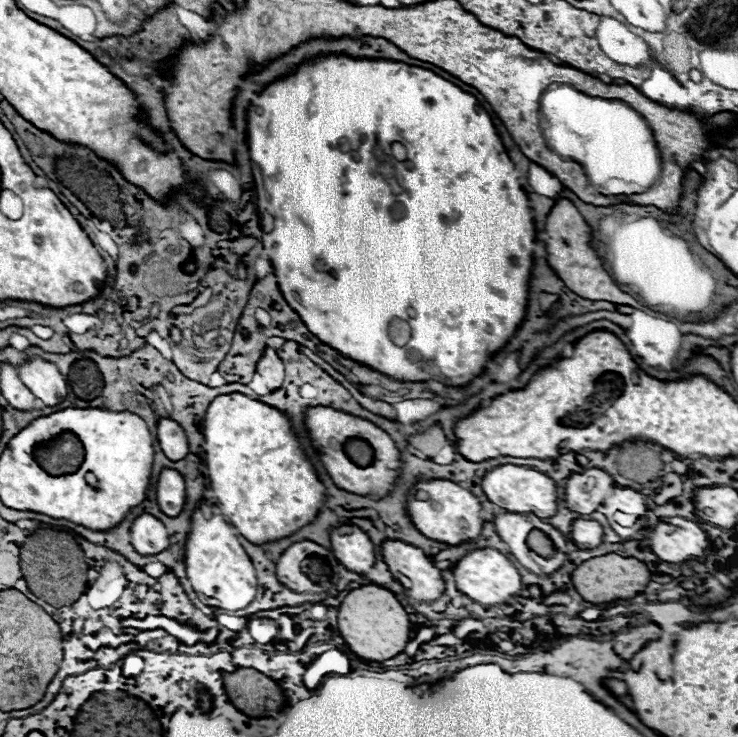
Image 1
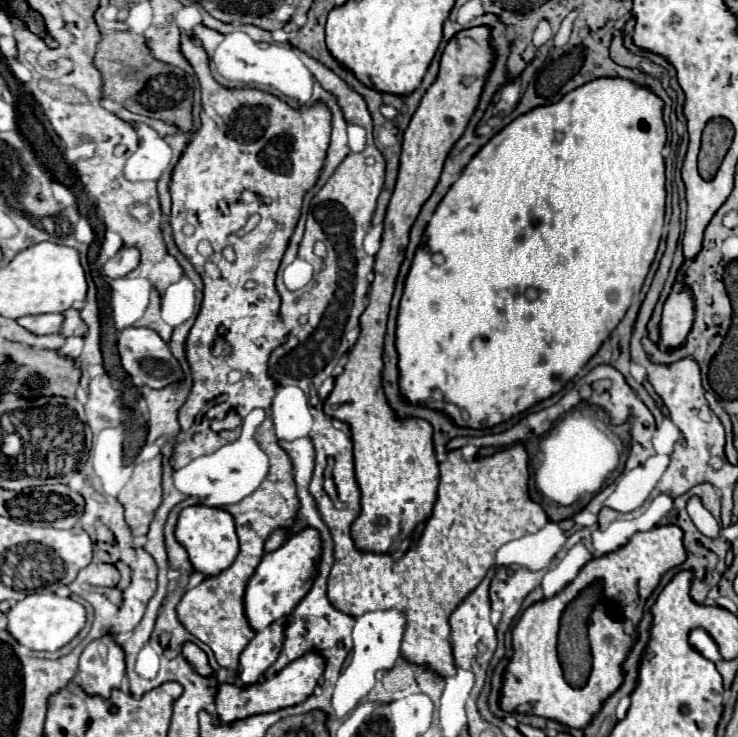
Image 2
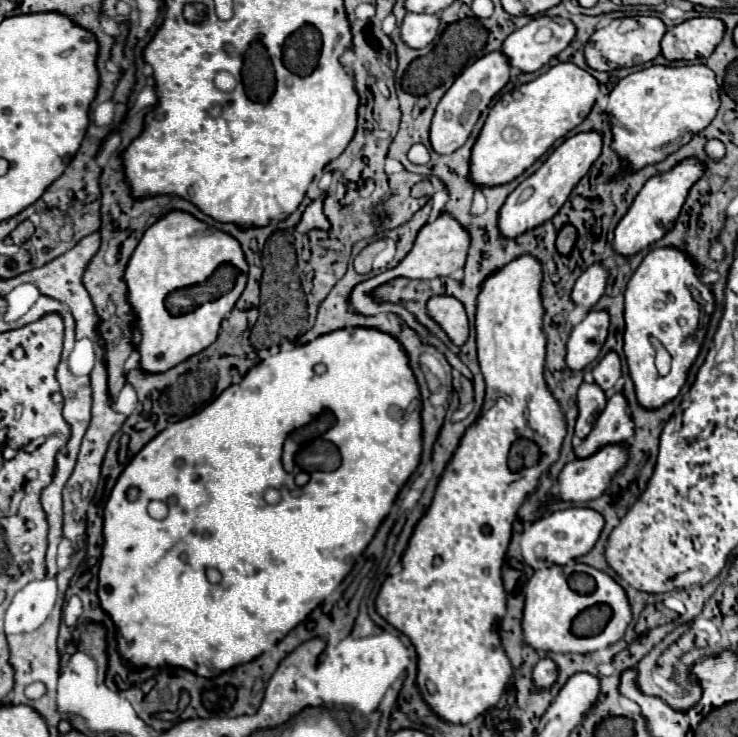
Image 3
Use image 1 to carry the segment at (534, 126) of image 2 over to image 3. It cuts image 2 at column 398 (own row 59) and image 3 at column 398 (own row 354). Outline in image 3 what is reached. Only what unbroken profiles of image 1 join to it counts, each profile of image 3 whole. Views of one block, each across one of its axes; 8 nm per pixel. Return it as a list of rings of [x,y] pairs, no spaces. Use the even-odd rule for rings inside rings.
[[[346,328],[336,330],[324,336],[318,336],[316,340],[296,346],[290,352],[280,352],[276,356],[270,356],[266,360],[260,360],[254,368],[248,370],[248,374],[242,378],[240,384],[228,386],[212,404],[208,404],[198,414],[184,418],[180,422],[174,422],[164,432],[160,432],[156,438],[152,438],[124,468],[120,478],[116,480],[112,494],[104,508],[104,544],[102,544],[102,558],[100,558],[100,572],[98,572],[98,598],[100,608],[112,618],[116,626],[116,642],[118,642],[118,654],[124,664],[128,664],[134,670],[140,668],[162,668],[162,666],[174,666],[184,668],[196,676],[202,678],[216,678],[222,672],[252,662],[262,652],[266,652],[270,646],[280,642],[292,628],[296,628],[306,616],[344,580],[344,576],[352,570],[356,558],[364,552],[372,536],[376,534],[380,522],[388,514],[388,510],[394,504],[394,498],[398,496],[400,488],[406,484],[410,474],[420,462],[422,454],[422,440],[420,440],[420,390],[416,384],[416,378],[412,376],[412,370],[408,368],[408,356],[400,352],[400,344],[392,340],[392,336],[384,336],[384,332],[376,332],[374,328]],[[316,364],[324,364],[326,370],[322,374],[314,372]],[[330,410],[336,418],[334,426],[331,426],[322,435],[324,440],[330,440],[338,446],[342,454],[342,464],[334,472],[316,472],[316,476],[310,478],[310,482],[302,488],[288,484],[288,472],[282,466],[282,448],[287,436],[300,426],[306,426],[306,422],[312,422],[320,412]],[[136,488],[138,498],[128,500],[128,490]],[[268,488],[276,488],[282,494],[282,500],[278,504],[268,504],[264,500],[264,492]],[[160,500],[168,506],[168,516],[164,520],[154,520],[148,514],[148,502]],[[216,568],[220,572],[220,582],[210,584],[206,578],[206,570]]]

